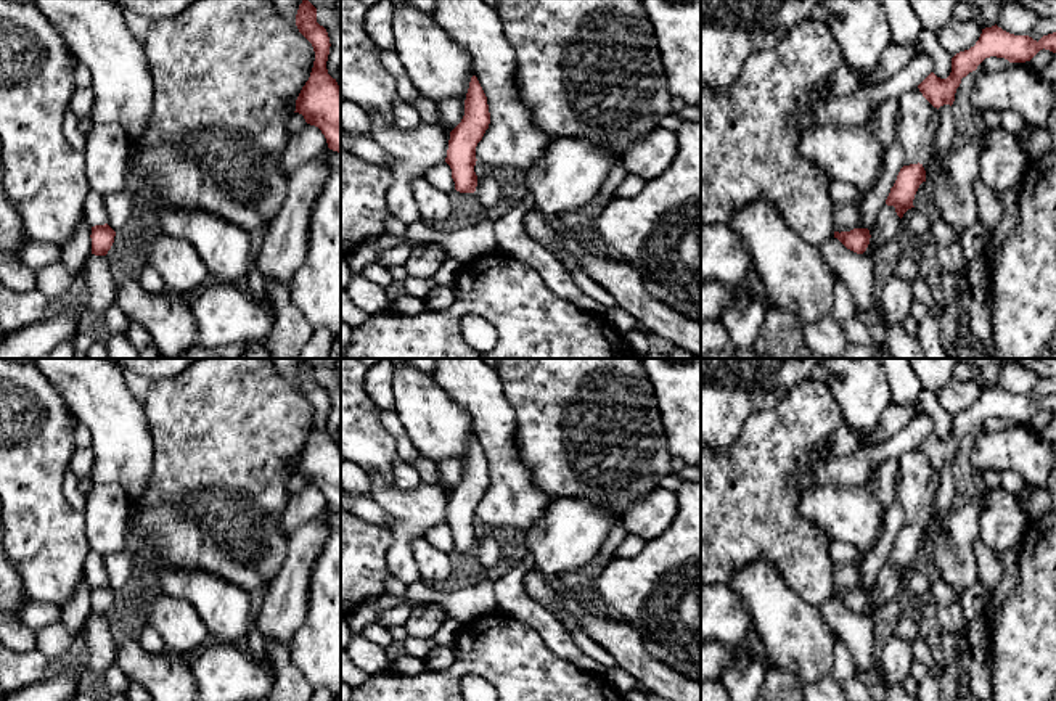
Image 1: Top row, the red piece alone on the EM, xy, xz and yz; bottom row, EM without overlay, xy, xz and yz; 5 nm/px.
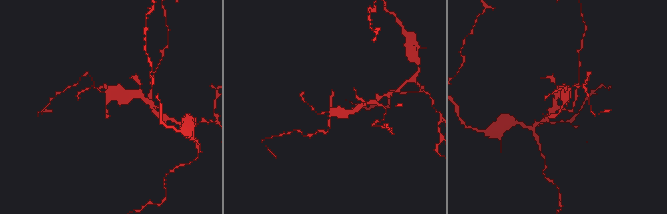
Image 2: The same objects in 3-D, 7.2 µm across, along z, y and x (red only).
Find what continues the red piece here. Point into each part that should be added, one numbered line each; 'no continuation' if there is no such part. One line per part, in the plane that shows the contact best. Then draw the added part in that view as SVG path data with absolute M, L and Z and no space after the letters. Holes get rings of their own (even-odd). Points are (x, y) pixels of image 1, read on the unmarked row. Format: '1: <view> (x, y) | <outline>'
no continuation

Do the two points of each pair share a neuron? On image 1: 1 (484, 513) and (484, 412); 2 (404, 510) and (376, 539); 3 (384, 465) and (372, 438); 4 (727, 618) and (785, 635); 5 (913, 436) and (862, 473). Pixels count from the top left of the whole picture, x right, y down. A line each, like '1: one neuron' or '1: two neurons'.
1: one neuron
2: two neurons
3: one neuron
4: two neurons
5: one neuron

